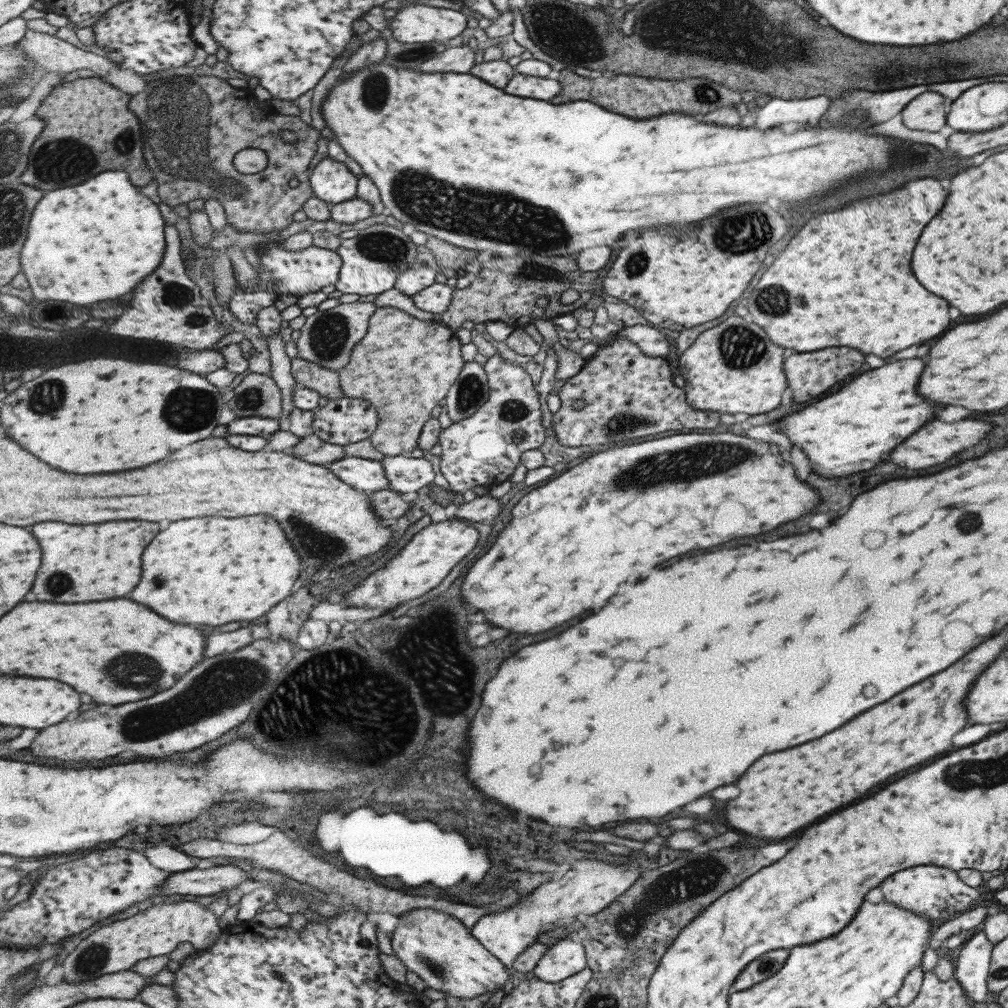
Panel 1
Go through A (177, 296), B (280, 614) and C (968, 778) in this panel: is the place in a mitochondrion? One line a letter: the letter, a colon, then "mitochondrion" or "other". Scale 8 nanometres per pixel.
A: mitochondrion
B: other
C: mitochondrion

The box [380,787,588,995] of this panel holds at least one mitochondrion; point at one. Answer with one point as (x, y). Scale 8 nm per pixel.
(436, 968)

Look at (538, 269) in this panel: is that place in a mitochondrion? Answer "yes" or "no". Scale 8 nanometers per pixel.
yes

